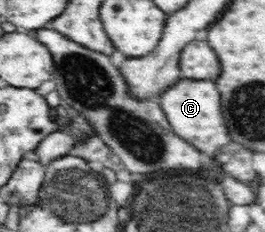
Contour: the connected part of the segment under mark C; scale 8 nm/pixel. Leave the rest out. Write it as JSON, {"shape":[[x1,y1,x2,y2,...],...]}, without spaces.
{"shape":[[181,77,161,93,158,97,158,103,167,118,166,122,170,123,180,138,184,138,186,142,196,146,198,150,206,152,206,155,214,156,218,144,224,146,230,142,224,118,220,114,220,100,218,98,220,98,220,92,214,82]]}

